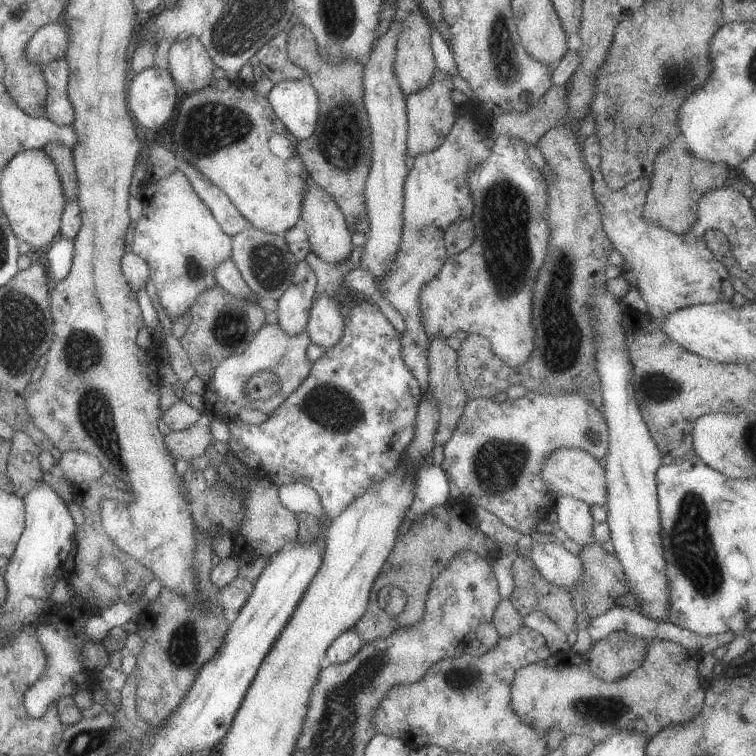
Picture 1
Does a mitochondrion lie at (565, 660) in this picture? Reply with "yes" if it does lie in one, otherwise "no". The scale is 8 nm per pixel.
no

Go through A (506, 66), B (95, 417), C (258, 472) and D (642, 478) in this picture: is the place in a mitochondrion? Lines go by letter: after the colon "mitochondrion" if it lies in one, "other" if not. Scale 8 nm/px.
A: mitochondrion
B: mitochondrion
C: other
D: other

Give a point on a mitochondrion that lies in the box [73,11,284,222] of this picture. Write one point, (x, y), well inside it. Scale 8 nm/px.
(211, 125)

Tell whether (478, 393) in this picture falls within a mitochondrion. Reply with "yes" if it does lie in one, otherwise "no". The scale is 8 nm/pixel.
no

